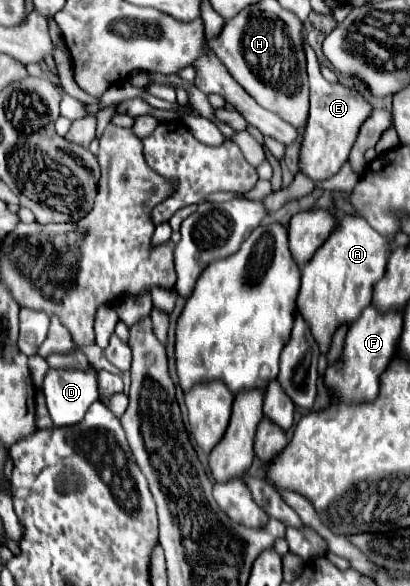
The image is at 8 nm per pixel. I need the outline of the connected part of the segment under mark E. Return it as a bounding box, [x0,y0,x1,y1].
[299,43,373,179]

